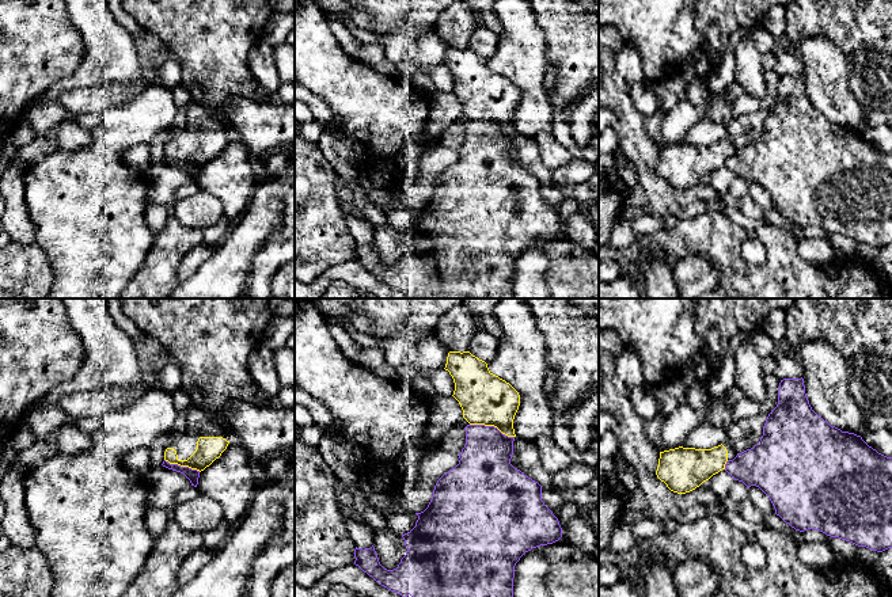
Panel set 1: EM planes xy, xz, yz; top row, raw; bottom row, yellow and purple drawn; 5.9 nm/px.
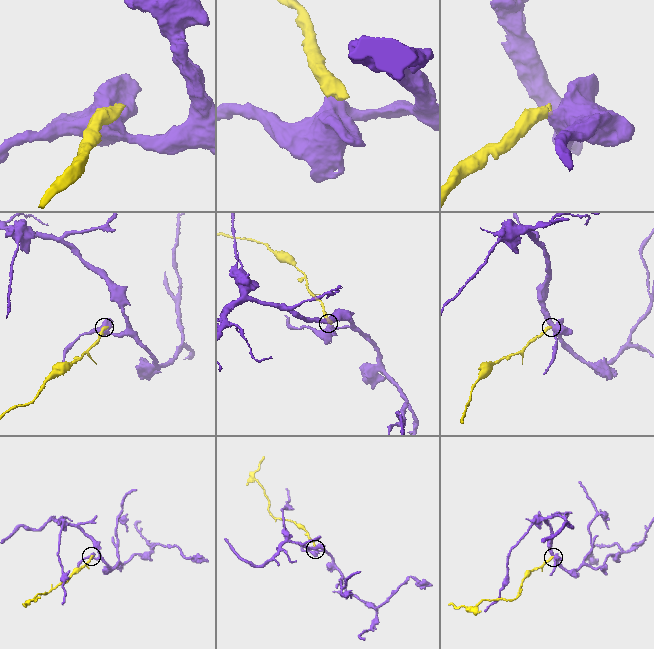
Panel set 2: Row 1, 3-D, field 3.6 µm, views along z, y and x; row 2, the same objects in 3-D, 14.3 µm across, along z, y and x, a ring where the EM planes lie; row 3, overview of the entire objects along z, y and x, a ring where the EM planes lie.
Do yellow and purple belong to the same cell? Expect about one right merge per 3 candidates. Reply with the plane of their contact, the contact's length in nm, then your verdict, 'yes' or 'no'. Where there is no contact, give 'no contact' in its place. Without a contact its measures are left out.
xz | 280 nm | no

